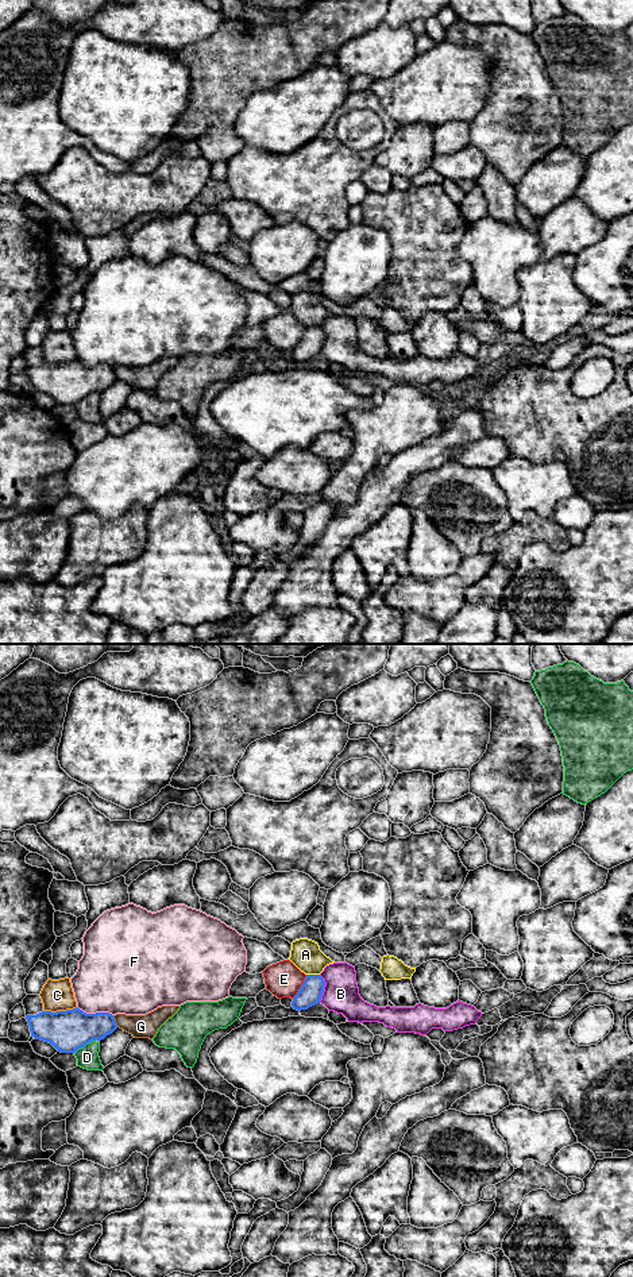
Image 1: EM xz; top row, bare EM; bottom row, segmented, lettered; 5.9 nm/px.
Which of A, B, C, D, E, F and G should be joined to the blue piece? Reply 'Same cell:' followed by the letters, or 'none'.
Same cell: none

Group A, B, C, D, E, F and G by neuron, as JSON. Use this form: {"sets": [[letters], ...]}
{"sets": [["A"], ["B"], ["C"], ["D"], ["E"], ["F"], ["G"]]}

